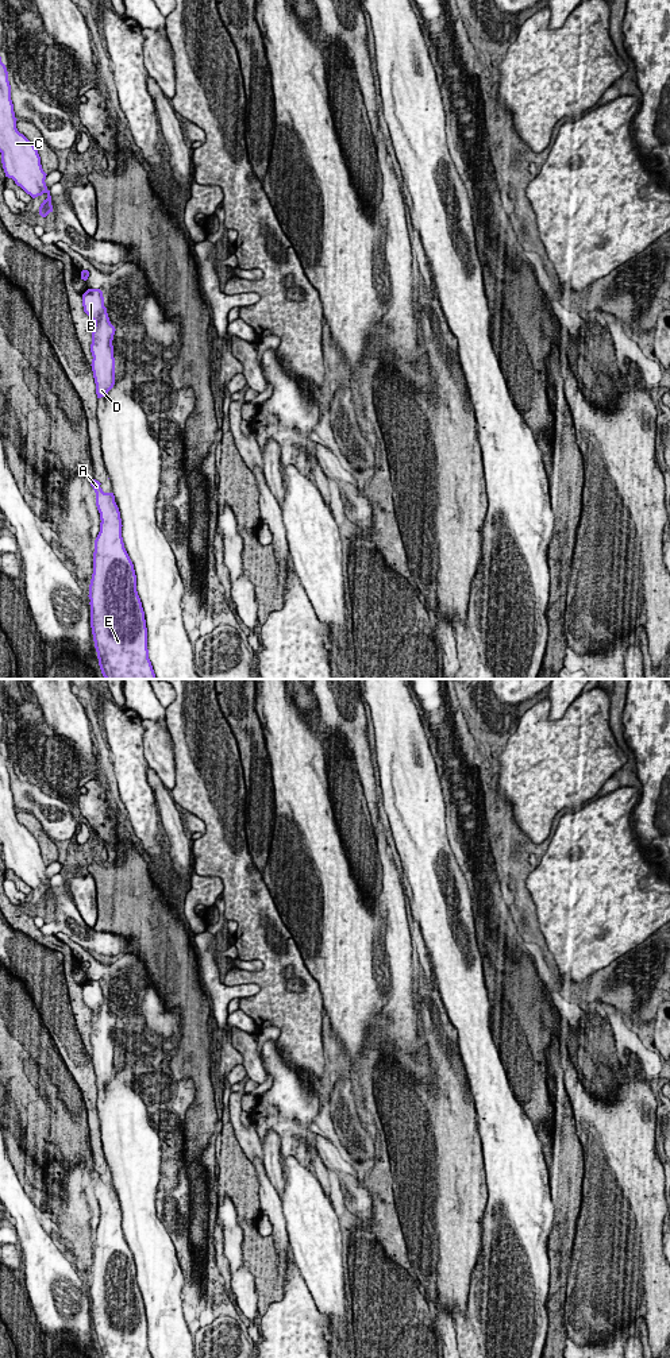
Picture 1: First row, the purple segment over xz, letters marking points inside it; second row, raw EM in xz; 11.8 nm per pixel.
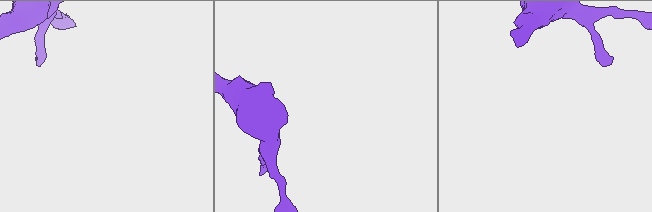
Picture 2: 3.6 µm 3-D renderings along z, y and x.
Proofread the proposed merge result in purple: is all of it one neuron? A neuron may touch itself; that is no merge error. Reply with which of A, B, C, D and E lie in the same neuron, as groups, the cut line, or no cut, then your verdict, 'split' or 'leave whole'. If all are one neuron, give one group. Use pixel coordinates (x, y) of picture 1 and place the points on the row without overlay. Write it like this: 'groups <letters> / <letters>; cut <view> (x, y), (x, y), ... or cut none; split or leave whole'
groups A B C D E; cut none; leave whole

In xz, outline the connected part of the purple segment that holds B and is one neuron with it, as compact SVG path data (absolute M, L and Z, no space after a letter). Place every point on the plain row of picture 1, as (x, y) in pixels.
M88 980L82 985L84 1003L95 1012L92 1023L92 1062L96 1075L97 1089L105 1088L115 1076L113 1026L104 988L100 980Z

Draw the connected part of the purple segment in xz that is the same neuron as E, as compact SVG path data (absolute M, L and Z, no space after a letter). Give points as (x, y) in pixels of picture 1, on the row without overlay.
M96 1170L91 1173L101 1214L88 1286L99 1357L153 1358L136 1266L122 1228L120 1203L113 1184L104 1184L100 1176Z

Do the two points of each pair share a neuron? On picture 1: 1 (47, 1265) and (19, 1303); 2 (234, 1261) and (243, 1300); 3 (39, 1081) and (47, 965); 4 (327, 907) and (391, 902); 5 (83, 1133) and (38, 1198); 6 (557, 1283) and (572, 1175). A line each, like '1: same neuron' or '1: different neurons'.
1: different neurons
2: same neuron
3: different neurons
4: same neuron
5: same neuron
6: same neuron

